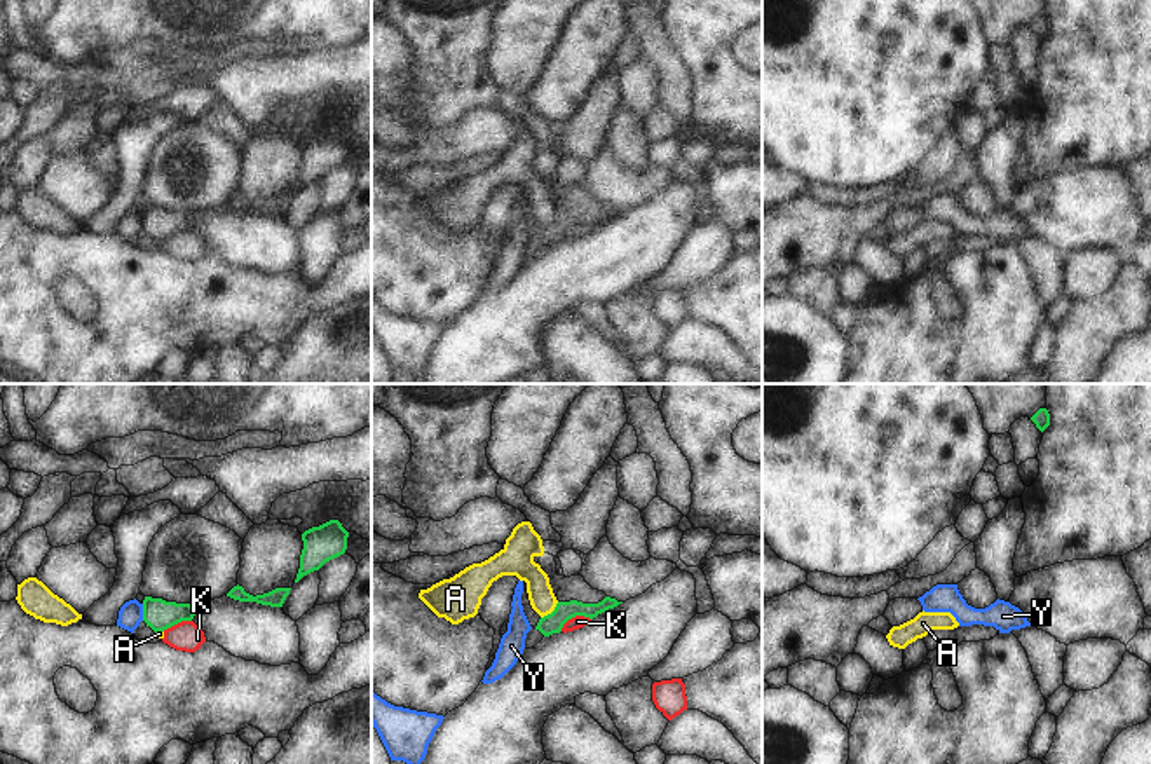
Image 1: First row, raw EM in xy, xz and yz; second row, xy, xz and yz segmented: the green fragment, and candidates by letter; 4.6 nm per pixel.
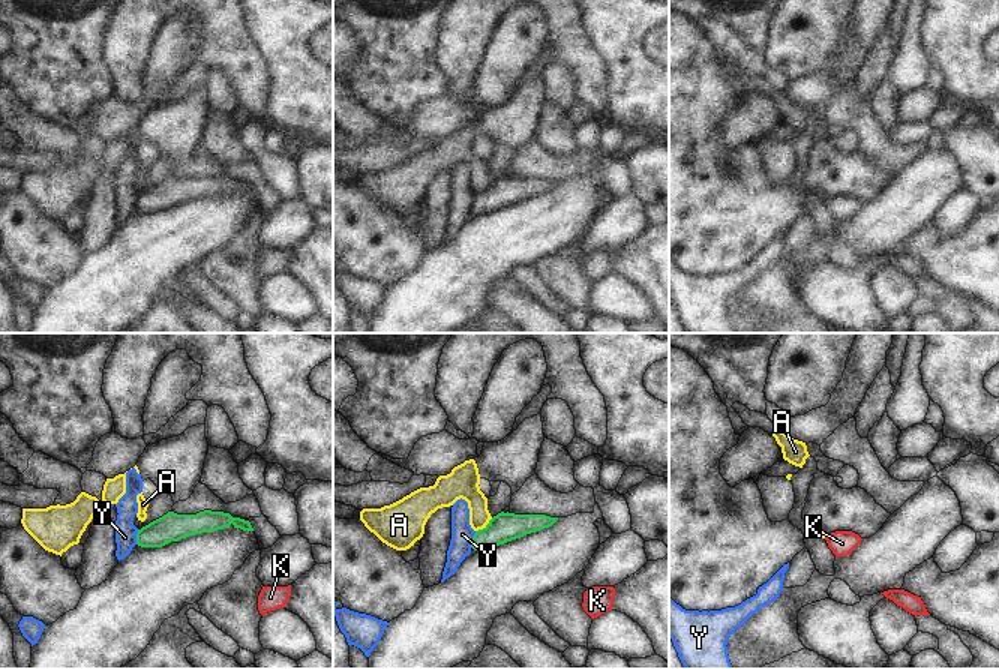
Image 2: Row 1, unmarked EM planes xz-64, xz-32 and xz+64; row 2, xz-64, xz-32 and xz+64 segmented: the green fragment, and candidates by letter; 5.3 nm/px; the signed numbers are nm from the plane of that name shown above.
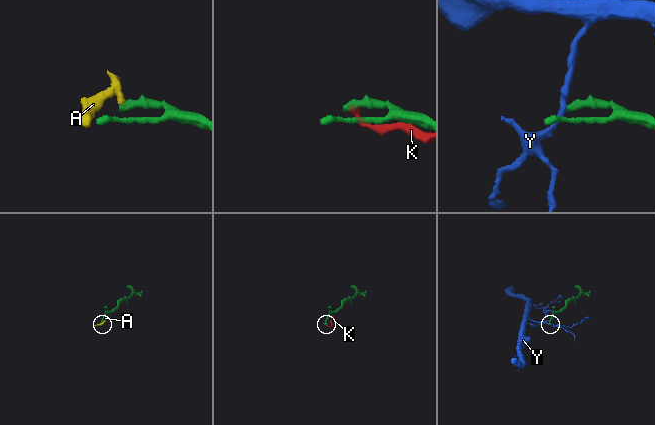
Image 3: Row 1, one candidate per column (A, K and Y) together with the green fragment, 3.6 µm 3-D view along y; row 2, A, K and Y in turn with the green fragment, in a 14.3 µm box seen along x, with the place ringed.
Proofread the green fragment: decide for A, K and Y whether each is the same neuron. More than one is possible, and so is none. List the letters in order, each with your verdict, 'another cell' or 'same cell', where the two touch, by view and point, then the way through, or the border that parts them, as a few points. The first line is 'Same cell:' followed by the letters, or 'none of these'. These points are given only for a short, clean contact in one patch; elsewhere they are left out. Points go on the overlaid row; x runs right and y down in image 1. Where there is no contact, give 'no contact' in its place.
Same cell: none of these
A: another cell; contact xz (551, 613); border xz (558, 602), (541, 618)
K: another cell; contact xz (574, 616); border xz (590, 618), (572, 616), (560, 630)
Y: another cell; contact xy (143, 613)

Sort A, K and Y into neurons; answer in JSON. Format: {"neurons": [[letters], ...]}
{"neurons": [["A", "K"], ["Y"]]}

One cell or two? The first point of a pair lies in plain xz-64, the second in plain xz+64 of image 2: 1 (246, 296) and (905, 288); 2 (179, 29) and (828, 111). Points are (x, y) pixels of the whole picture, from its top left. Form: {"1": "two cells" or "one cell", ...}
{"1": "one cell", "2": "two cells"}

